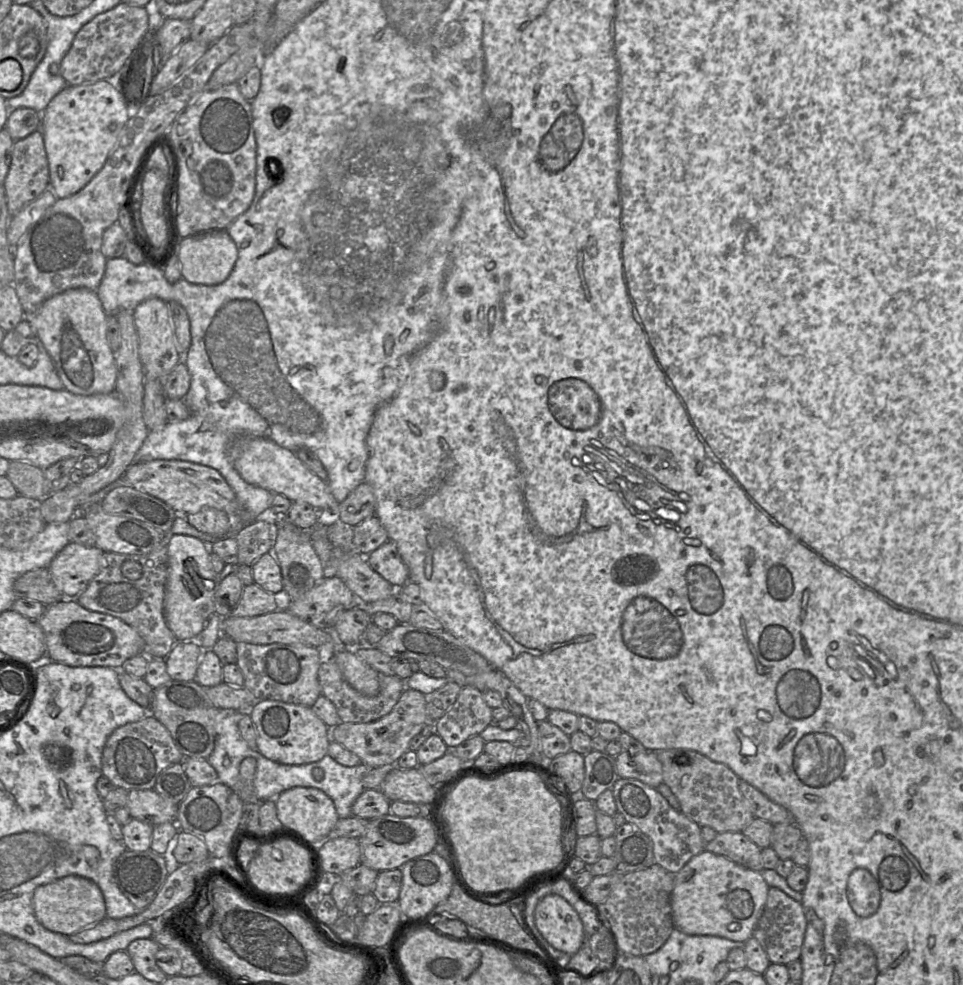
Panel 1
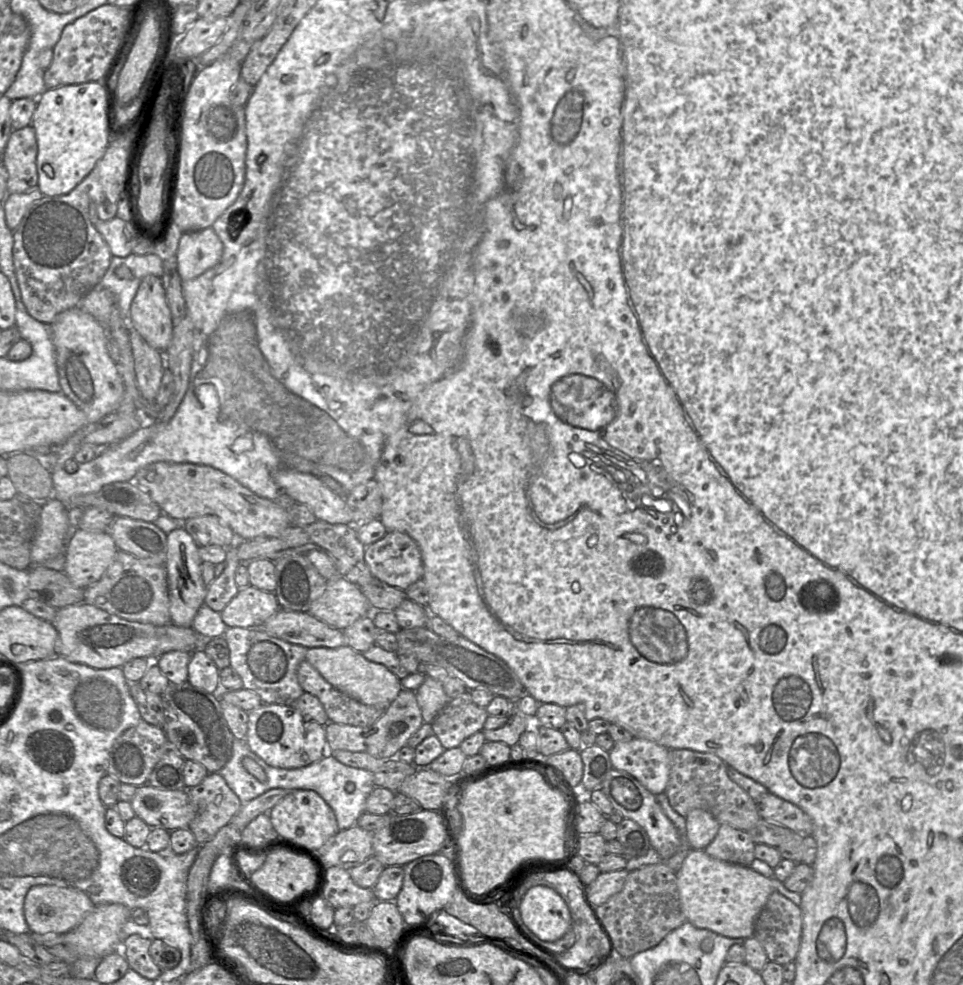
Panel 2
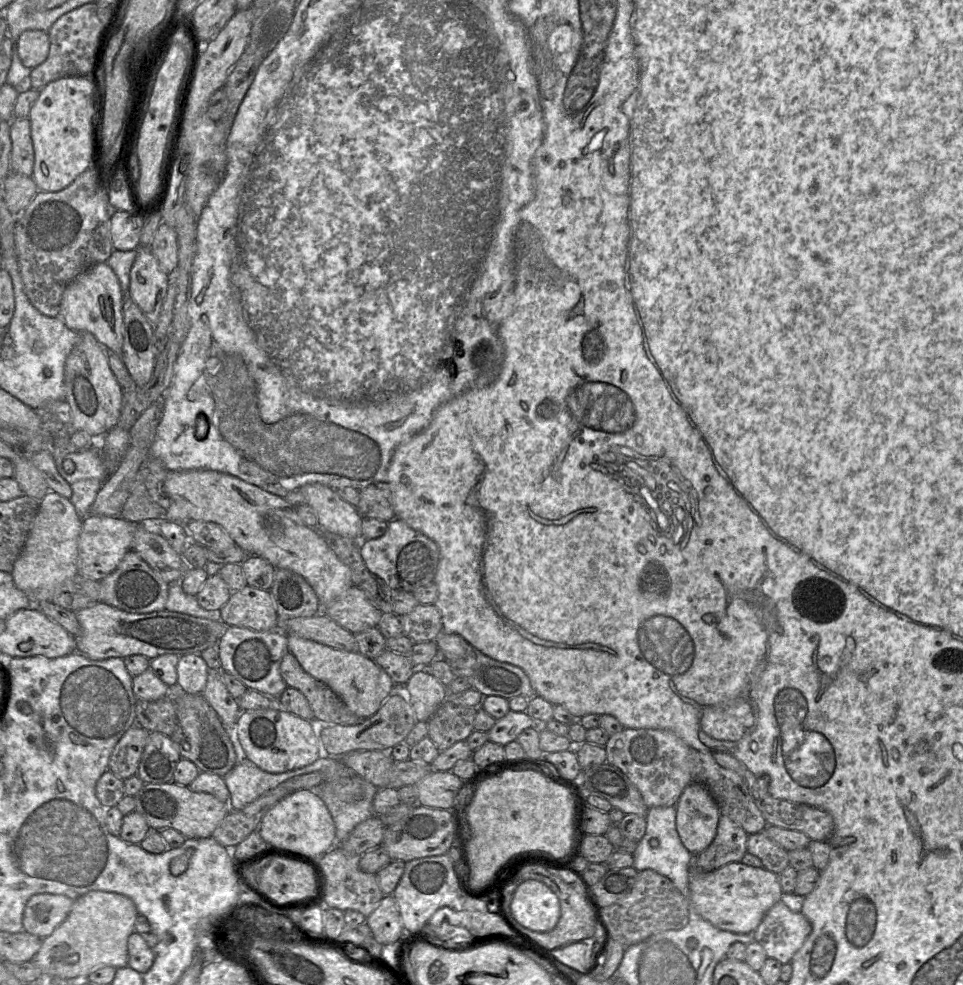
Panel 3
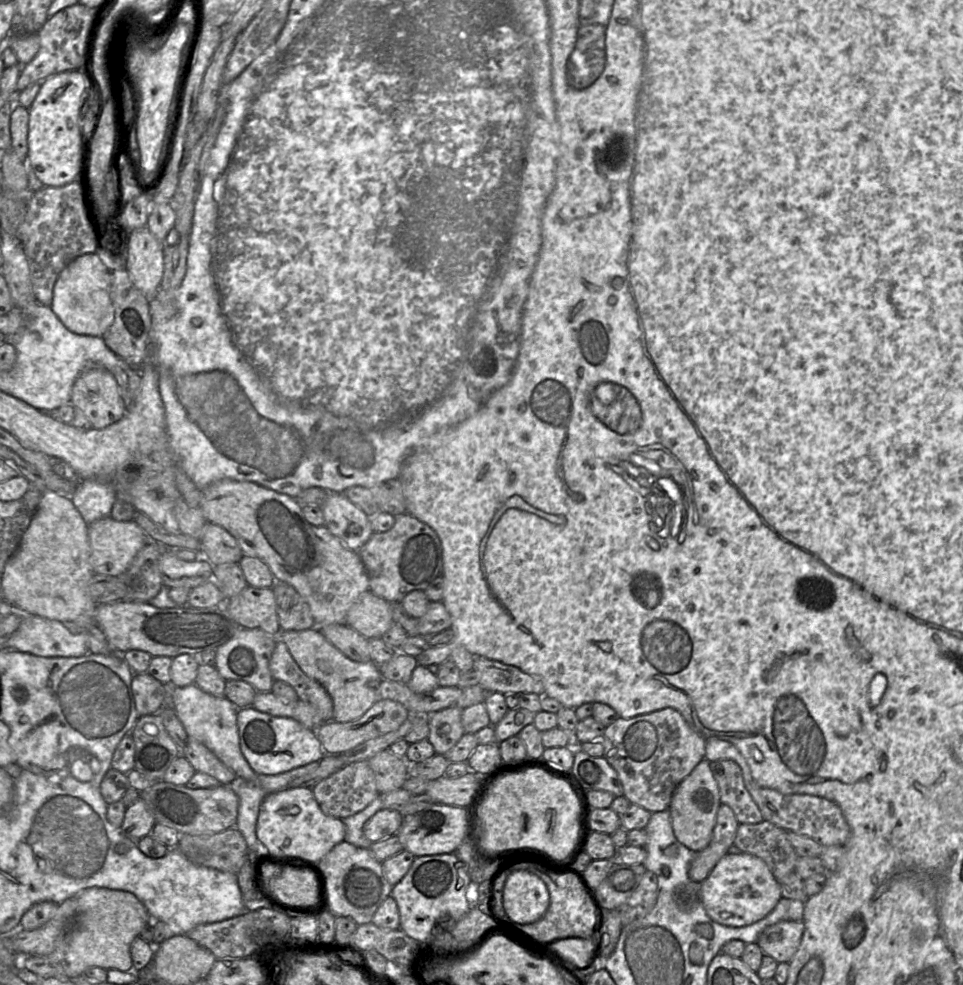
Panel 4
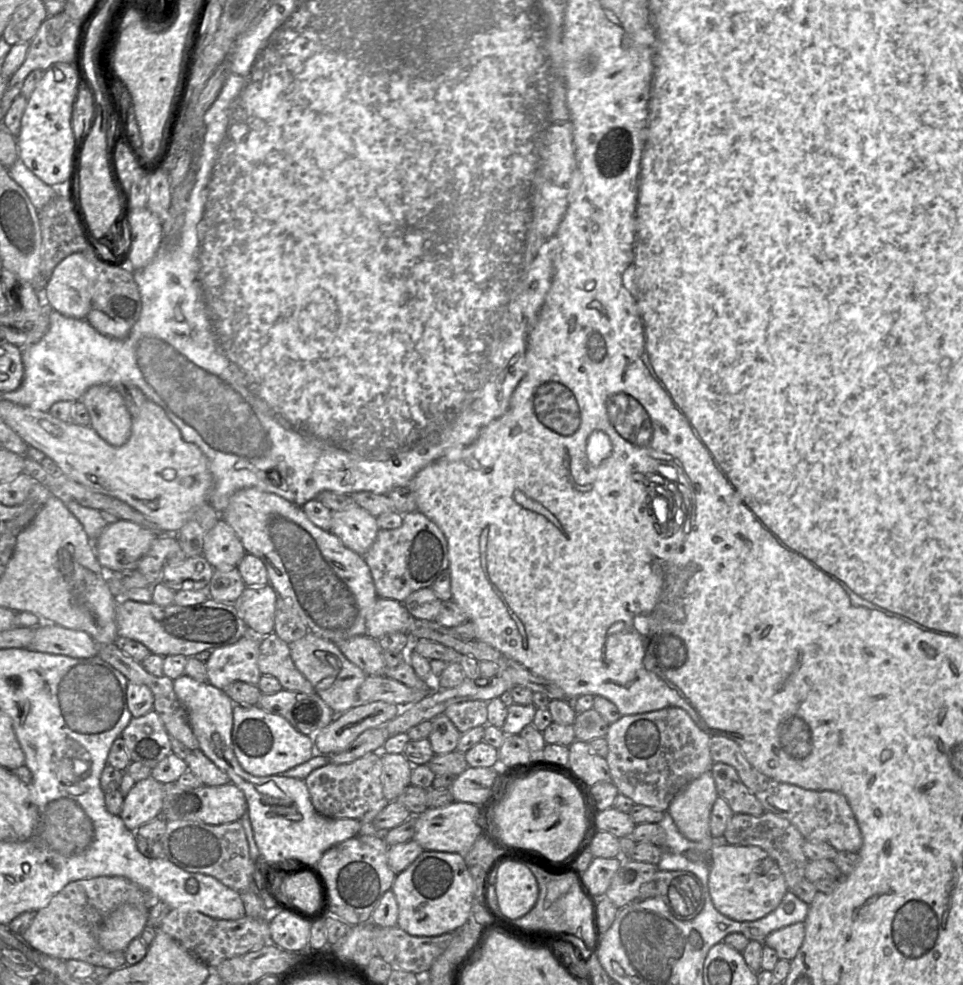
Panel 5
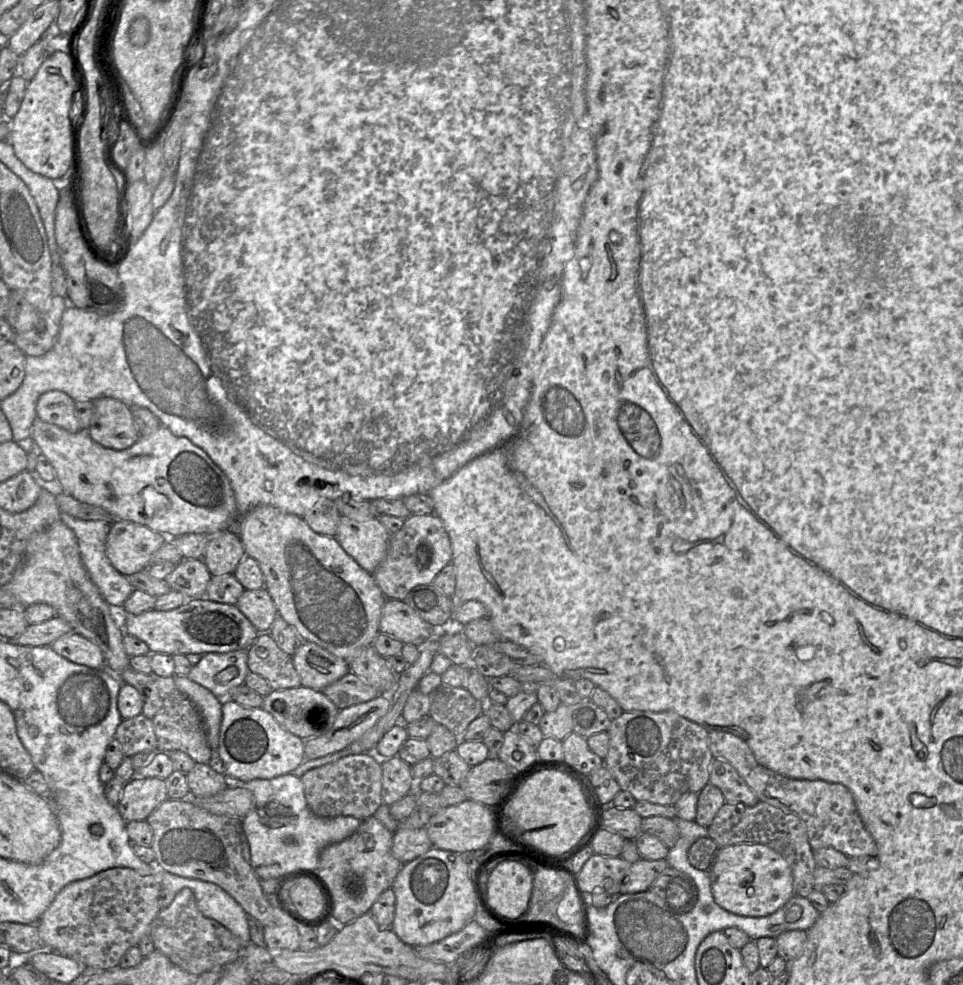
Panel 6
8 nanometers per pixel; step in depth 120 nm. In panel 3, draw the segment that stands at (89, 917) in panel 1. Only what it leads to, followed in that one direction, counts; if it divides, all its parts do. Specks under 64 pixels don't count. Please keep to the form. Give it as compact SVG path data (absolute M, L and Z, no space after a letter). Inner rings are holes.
M40 893L26 902L23 930L39 938L49 936L68 916L74 900L62 894Z

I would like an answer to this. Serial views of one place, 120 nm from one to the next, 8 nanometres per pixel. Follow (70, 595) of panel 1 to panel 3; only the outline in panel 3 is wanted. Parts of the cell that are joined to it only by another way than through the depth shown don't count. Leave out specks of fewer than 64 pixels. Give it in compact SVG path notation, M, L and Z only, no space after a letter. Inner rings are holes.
M91 513L84 517L78 539L78 574L95 581L101 581L112 573L126 553L132 550L138 525L122 517L101 516Z

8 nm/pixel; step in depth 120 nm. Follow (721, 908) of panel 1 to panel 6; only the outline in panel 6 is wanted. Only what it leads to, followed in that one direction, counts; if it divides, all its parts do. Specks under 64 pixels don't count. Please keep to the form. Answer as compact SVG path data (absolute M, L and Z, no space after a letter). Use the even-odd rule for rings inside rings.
M760 843L719 847L709 871L716 903L737 915L768 916L795 895L789 863L777 851Z

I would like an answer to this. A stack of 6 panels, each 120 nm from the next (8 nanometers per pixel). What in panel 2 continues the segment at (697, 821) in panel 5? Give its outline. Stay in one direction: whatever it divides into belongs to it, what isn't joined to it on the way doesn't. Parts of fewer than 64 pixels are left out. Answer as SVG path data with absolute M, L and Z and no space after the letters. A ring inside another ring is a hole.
M693 809L686 820L686 842L692 850L704 850L718 833L720 823L709 812Z

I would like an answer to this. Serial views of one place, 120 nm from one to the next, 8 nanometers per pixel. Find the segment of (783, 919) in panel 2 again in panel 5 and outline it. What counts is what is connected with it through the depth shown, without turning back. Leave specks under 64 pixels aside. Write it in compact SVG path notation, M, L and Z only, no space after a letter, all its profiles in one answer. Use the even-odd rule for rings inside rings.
M797 922L770 933L764 945L773 948L780 959L791 961L800 949L804 937L804 922Z

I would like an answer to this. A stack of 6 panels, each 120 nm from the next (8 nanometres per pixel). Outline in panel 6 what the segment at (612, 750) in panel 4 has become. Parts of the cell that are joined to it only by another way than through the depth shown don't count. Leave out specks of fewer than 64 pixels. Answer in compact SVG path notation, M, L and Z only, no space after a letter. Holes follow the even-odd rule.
M623 711L619 717L612 719L607 732L609 734L609 748L606 757L603 759L604 764L619 784L621 790L629 792L637 801L647 801L660 805L674 805L683 794L687 792L699 793L709 783L710 765L714 757L709 749L709 733L703 726L673 711Z

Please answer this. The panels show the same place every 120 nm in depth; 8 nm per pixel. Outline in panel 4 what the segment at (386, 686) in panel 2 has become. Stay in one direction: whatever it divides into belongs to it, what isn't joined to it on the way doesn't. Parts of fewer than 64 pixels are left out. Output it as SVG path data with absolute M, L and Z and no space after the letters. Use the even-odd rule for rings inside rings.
M313 627L302 631L281 631L278 635L300 669L319 682L333 701L333 720L351 722L362 717L379 699L379 686L383 680L378 665L373 661L360 663L346 657L324 635Z

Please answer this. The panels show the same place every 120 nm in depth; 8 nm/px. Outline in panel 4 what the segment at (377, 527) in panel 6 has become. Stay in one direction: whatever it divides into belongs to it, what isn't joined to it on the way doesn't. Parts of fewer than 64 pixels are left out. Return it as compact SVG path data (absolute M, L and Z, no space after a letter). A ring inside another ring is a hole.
M330 492L321 506L325 526L350 550L358 551L373 534L370 518L344 493Z

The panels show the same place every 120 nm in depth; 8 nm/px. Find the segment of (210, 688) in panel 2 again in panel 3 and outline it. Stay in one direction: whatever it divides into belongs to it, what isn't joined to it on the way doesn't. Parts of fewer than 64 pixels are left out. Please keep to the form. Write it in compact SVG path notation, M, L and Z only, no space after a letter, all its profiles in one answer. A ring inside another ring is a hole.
M200 655L180 656L177 664L177 684L189 694L202 694L205 689L209 668Z

